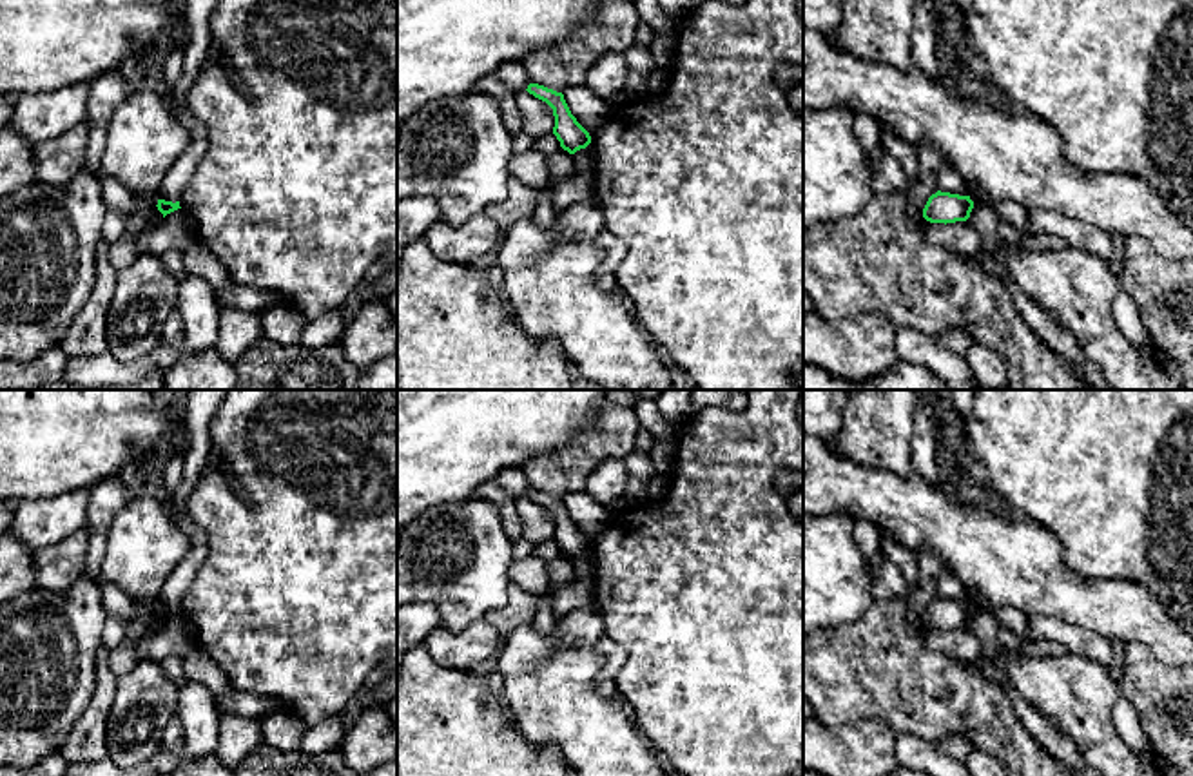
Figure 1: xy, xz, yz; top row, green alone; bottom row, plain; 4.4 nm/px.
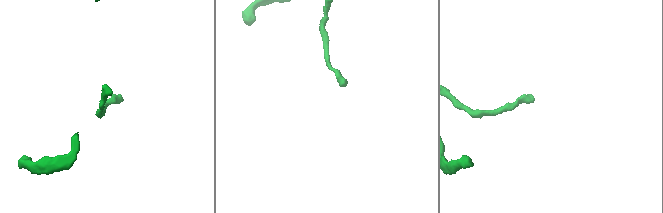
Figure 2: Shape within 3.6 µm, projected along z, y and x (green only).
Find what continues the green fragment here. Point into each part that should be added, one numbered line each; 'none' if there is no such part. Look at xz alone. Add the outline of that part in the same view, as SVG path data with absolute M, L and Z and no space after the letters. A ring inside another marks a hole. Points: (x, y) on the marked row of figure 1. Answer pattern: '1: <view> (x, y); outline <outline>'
none

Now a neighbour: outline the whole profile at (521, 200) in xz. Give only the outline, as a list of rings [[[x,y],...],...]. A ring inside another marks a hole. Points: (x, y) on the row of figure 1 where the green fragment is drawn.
[[[517,179],[508,183],[508,198],[500,203],[486,207],[484,214],[495,219],[502,232],[513,223],[533,214],[537,205],[537,192]]]

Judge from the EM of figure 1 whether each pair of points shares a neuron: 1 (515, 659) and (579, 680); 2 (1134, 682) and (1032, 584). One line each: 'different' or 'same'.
1: same
2: different

